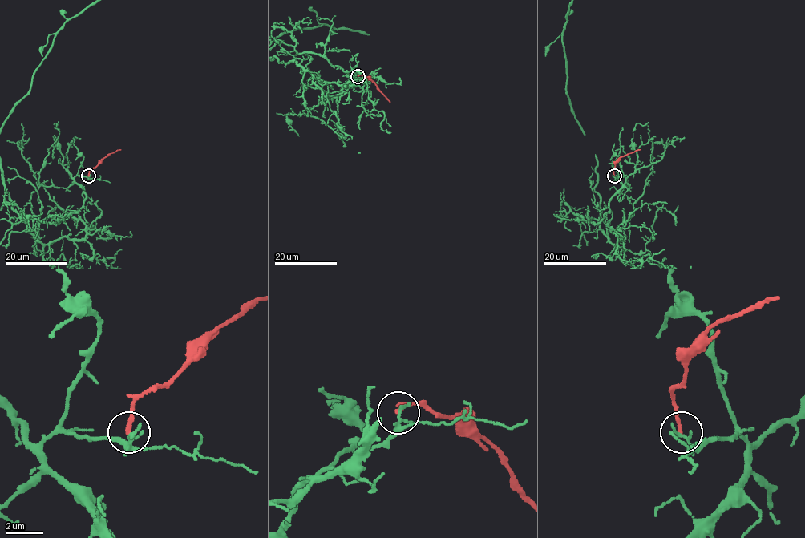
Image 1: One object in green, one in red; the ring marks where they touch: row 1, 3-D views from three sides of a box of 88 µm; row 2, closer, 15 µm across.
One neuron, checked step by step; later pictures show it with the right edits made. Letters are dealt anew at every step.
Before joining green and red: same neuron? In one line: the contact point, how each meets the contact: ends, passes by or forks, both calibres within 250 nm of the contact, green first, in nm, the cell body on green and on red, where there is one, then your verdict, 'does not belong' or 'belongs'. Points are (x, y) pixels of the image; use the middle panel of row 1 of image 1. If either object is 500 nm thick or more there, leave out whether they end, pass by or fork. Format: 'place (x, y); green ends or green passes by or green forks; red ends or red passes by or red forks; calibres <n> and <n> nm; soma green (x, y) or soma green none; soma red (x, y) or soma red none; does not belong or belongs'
place (358, 76); green passes by; red ends; calibres 160 and 220 nm; soma green none; soma red none; does not belong

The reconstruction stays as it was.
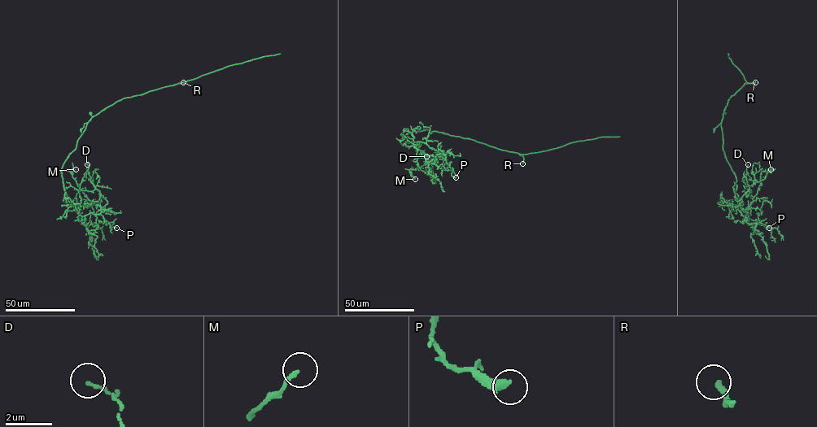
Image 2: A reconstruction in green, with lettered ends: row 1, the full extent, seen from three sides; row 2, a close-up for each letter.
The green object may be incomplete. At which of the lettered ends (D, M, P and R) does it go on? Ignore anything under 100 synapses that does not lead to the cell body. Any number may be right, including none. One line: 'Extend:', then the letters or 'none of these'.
Extend: none of these

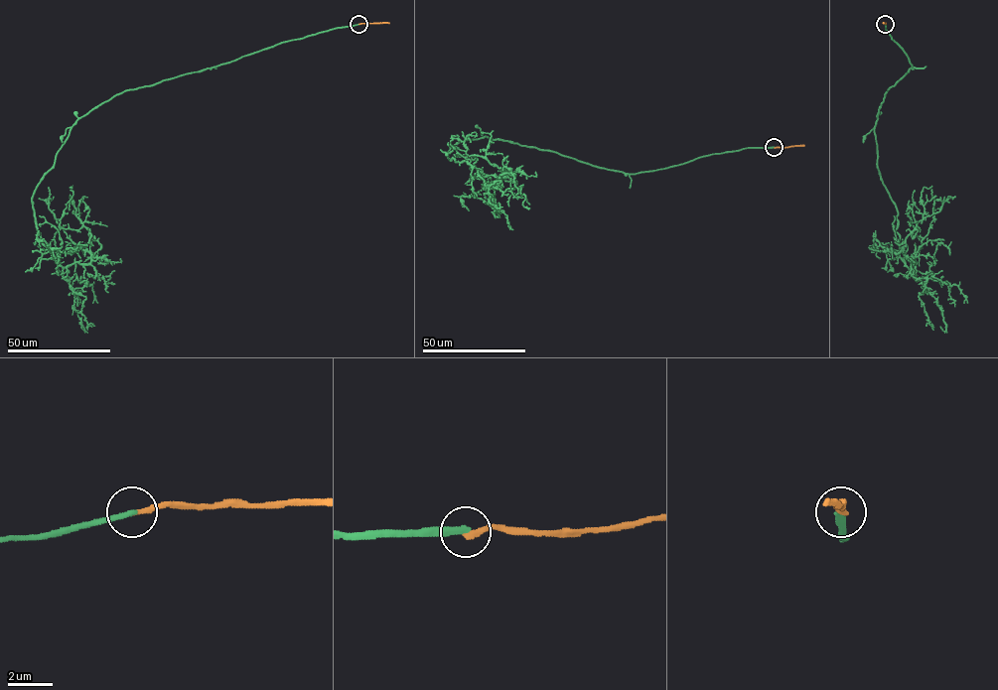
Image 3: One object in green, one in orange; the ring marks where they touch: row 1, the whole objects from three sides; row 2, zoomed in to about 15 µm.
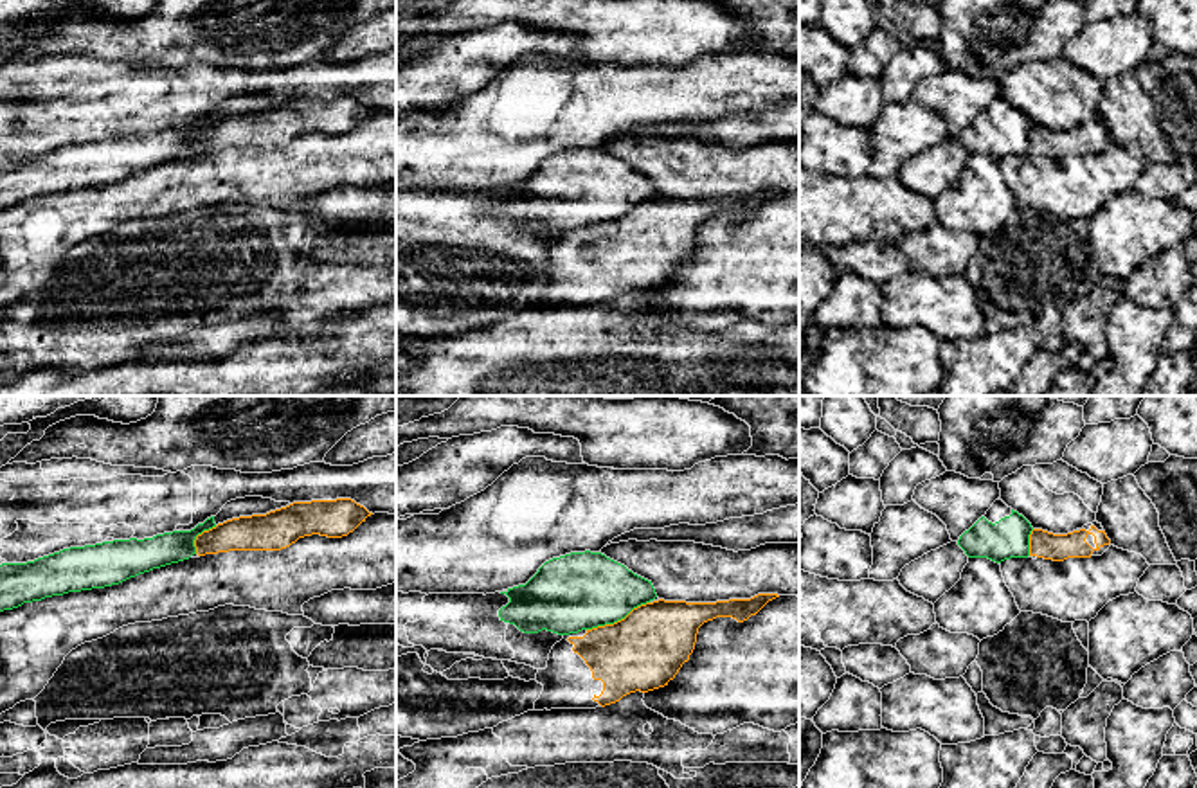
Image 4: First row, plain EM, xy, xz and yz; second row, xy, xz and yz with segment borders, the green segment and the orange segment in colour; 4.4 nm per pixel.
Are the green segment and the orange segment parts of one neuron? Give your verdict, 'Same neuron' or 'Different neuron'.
Different neuron

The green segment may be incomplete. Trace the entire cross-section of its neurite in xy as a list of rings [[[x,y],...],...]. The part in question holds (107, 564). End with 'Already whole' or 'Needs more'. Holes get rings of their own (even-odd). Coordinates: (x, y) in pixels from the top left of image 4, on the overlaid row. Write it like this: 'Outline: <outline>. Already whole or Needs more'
Outline: [[[263,497],[236,498],[191,531],[70,547],[27,563],[2,563],[0,612],[52,595],[119,585],[153,569],[189,560],[196,554],[194,540],[203,531],[232,518],[266,515],[286,506],[290,502]]]. Needs more

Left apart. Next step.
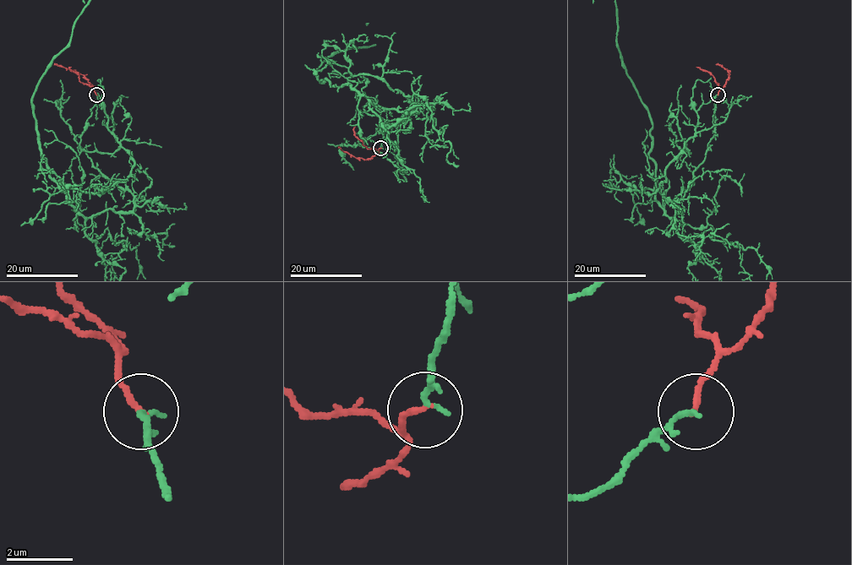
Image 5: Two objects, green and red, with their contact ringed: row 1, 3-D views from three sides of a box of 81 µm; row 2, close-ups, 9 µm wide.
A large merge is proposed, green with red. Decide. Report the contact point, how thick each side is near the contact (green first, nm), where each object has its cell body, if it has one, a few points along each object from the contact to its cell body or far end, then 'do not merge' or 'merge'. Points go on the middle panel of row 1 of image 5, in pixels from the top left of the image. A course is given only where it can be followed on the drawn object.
place (380, 148); calibres 180 and 160 nm; soma green none; soma red none; course red (380, 149), (377, 154), (366, 159), (354, 157), (339, 145); merge

